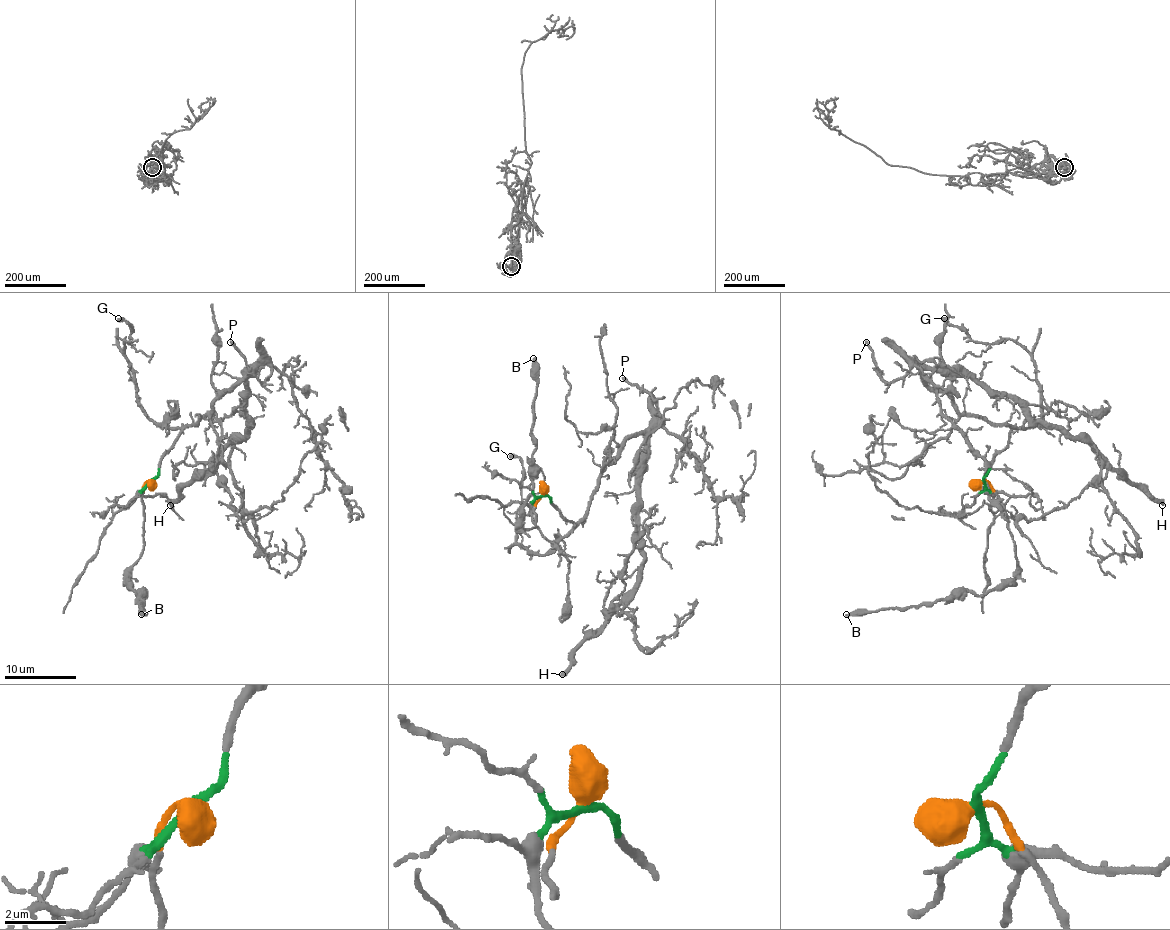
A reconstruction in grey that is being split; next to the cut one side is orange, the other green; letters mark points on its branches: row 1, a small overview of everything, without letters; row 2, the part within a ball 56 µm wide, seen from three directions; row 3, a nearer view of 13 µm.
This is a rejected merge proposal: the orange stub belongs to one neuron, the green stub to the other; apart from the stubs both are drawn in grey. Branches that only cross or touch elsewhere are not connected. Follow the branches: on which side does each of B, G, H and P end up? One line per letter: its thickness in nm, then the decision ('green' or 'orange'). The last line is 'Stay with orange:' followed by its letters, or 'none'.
B: calibre 360 nm; orange
G: calibre 400 nm; green
H: calibre 480 nm; green
P: calibre 240 nm; green
Stay with orange: B

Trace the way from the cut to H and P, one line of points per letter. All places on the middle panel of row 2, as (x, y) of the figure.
H: (543, 495), (578, 522), (621, 446), (644, 435), (641, 579), (561, 675)
P: (543, 495), (567, 520), (579, 520), (617, 450), (659, 424), (662, 417), (653, 399), (623, 378)

